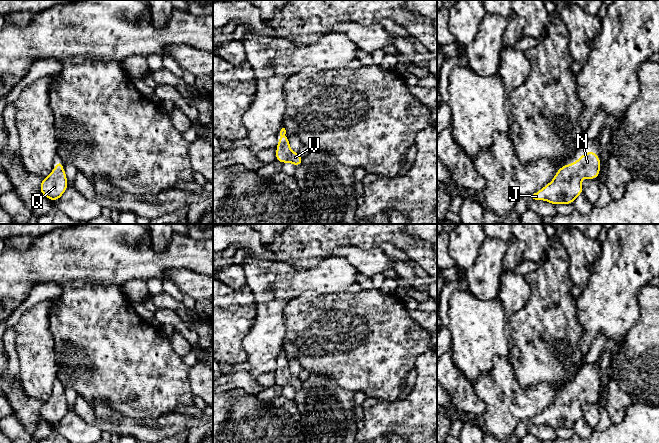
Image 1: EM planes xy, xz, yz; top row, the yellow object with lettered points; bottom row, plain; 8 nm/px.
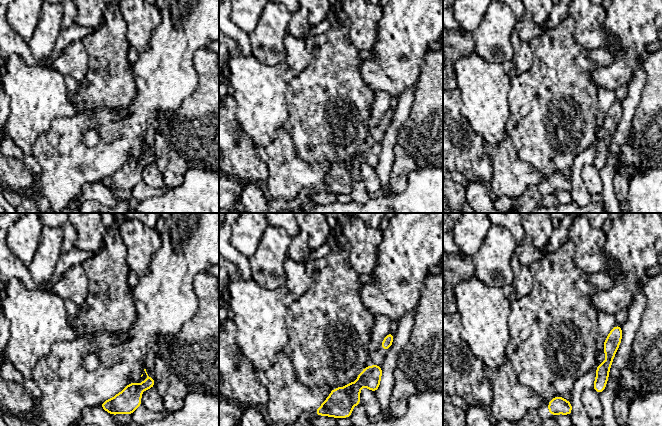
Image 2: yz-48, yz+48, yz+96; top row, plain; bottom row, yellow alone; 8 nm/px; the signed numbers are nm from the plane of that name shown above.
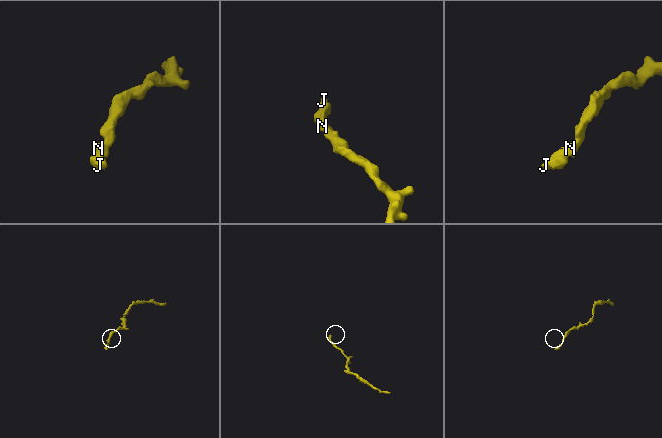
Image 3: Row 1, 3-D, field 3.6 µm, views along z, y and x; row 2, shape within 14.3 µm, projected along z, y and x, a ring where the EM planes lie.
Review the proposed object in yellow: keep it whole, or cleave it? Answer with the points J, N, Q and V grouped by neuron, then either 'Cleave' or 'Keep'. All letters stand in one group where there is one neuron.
Groups: J N Q V. Keep

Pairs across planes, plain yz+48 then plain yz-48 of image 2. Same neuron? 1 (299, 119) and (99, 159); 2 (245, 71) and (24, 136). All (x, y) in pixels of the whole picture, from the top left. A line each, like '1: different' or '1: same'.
1: different
2: same

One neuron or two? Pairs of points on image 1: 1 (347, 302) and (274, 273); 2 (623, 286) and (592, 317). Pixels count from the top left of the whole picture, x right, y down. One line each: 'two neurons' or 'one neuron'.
1: two neurons
2: one neuron

